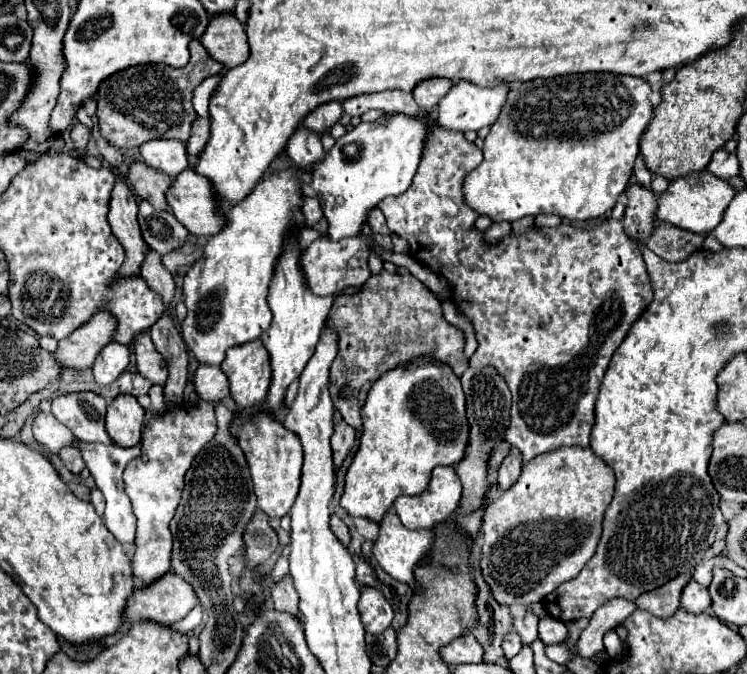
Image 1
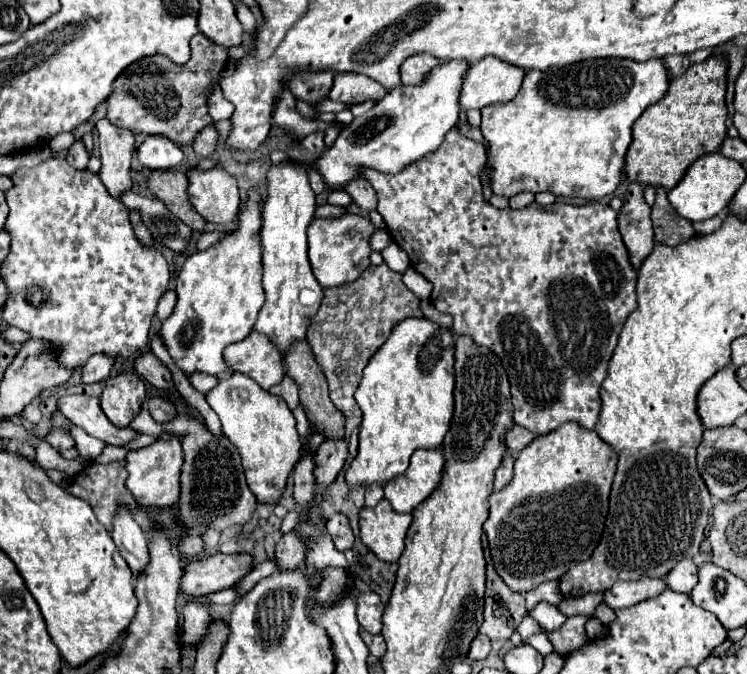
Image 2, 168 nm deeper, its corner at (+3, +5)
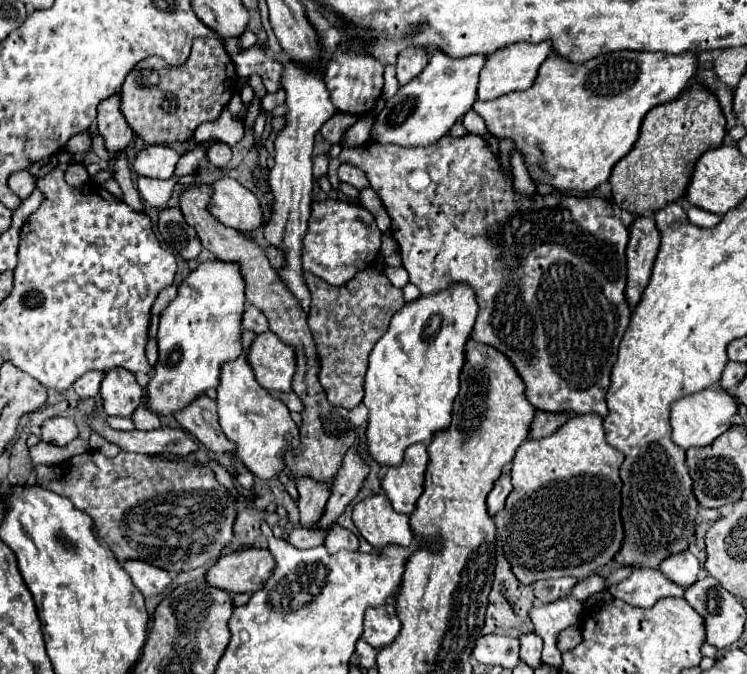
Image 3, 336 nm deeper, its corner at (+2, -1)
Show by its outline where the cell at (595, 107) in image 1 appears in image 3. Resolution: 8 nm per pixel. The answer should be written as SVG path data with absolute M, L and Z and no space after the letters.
M618 50L618 52L610 52L610 54L602 54L598 58L592 58L592 60L586 60L582 64L576 64L576 62L570 62L570 60L564 60L560 54L554 54L554 56L548 56L546 62L542 62L540 66L540 72L538 72L538 78L536 82L524 90L524 92L514 92L514 94L506 94L502 98L496 98L496 100L488 100L488 102L482 102L482 100L476 100L472 110L478 112L484 120L486 120L486 126L488 126L488 132L492 136L510 136L514 140L514 148L524 156L524 162L528 166L528 172L532 176L534 182L544 182L544 184L550 184L554 186L556 190L578 190L578 192L590 192L594 190L596 186L600 186L602 182L608 180L614 164L626 156L636 138L638 138L638 132L640 132L640 122L642 118L646 116L648 110L652 110L654 106L658 104L664 104L664 102L672 102L676 100L690 84L690 78L696 74L698 70L698 54L696 52L686 52L686 54L662 54L662 52L634 52L634 50Z

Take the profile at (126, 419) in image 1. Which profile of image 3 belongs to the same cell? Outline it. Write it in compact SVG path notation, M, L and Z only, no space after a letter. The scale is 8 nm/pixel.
M116 368L106 372L102 380L102 402L108 416L130 416L144 398L136 376L126 368Z

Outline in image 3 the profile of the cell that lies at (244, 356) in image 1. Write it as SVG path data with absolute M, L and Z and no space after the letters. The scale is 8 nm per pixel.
M274 332L258 334L250 354L250 364L254 366L254 374L258 384L266 390L292 392L292 376L296 374L296 350L282 340Z

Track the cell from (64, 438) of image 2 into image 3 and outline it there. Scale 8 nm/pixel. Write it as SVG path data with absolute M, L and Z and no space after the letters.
M50 418L42 424L42 440L64 446L78 436L78 428L70 418Z

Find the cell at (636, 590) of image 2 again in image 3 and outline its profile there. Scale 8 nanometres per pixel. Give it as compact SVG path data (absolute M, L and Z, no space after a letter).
M634 570L624 582L612 586L610 594L630 606L650 608L660 598L682 596L684 588L670 582L660 570Z

